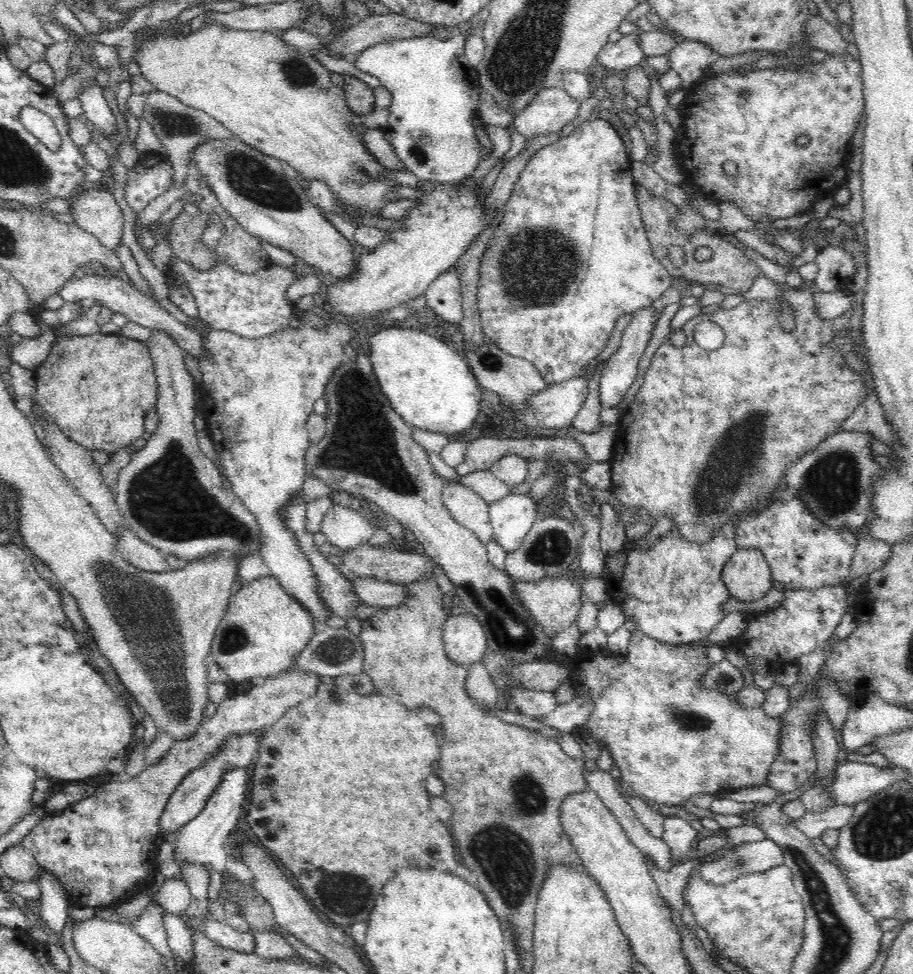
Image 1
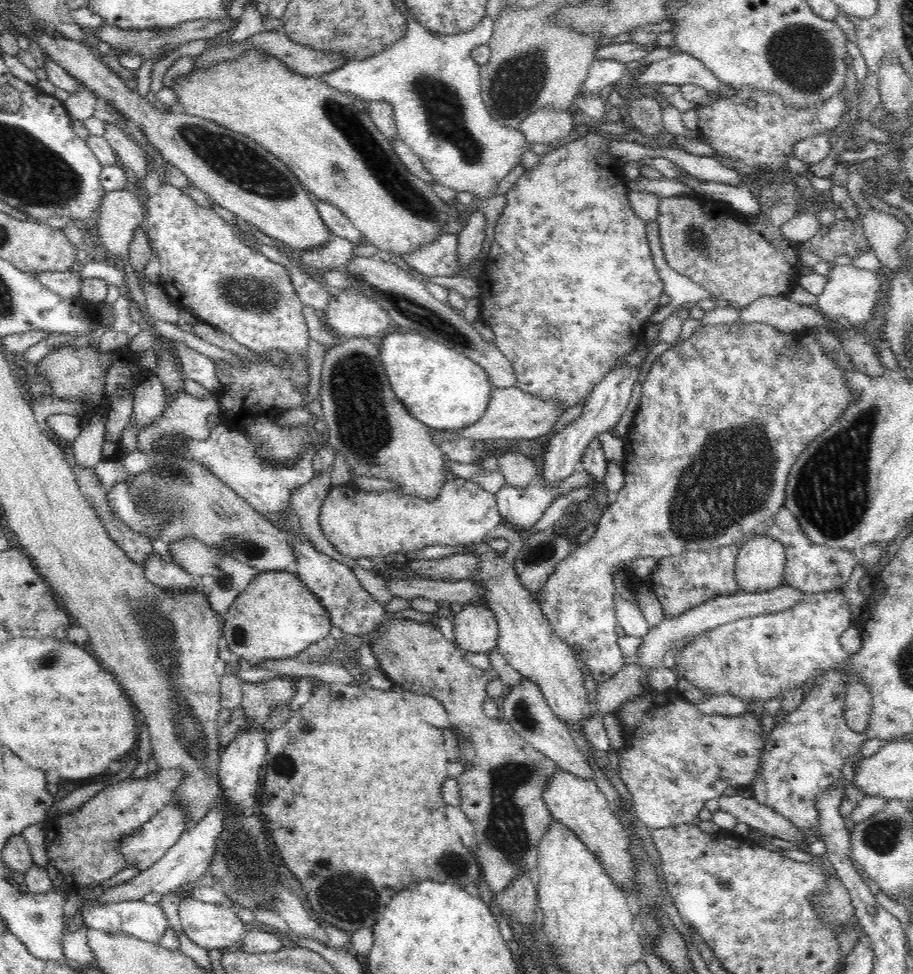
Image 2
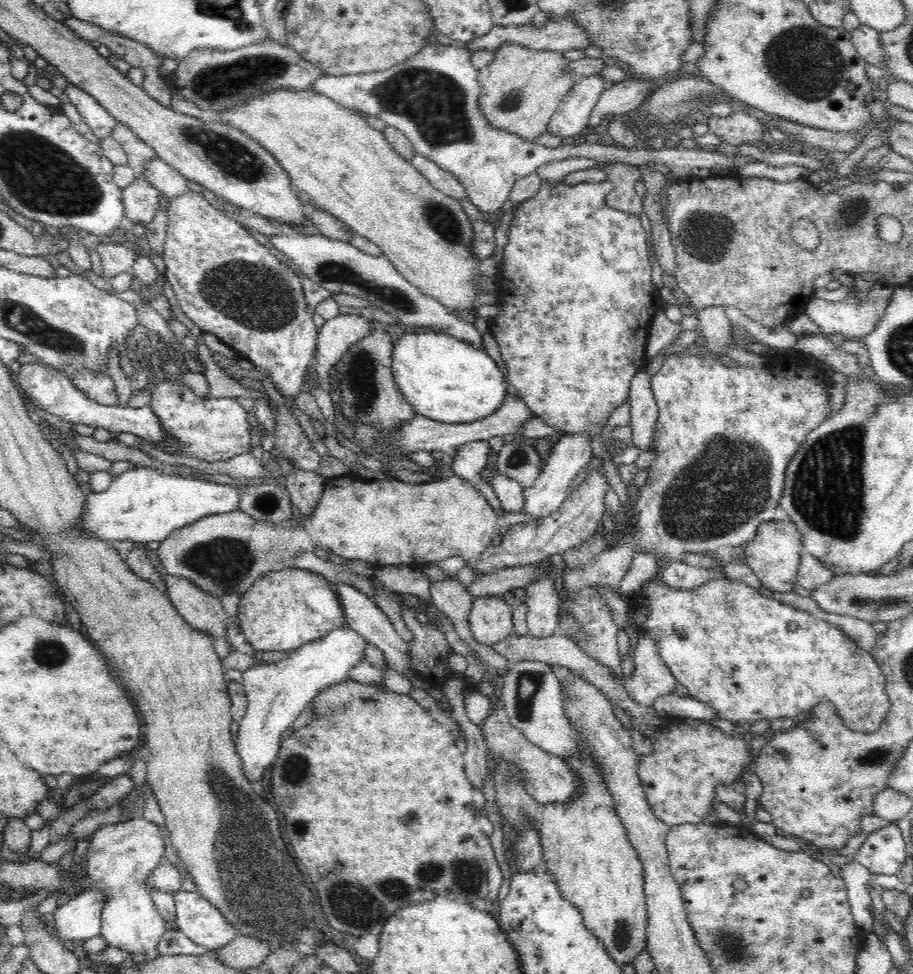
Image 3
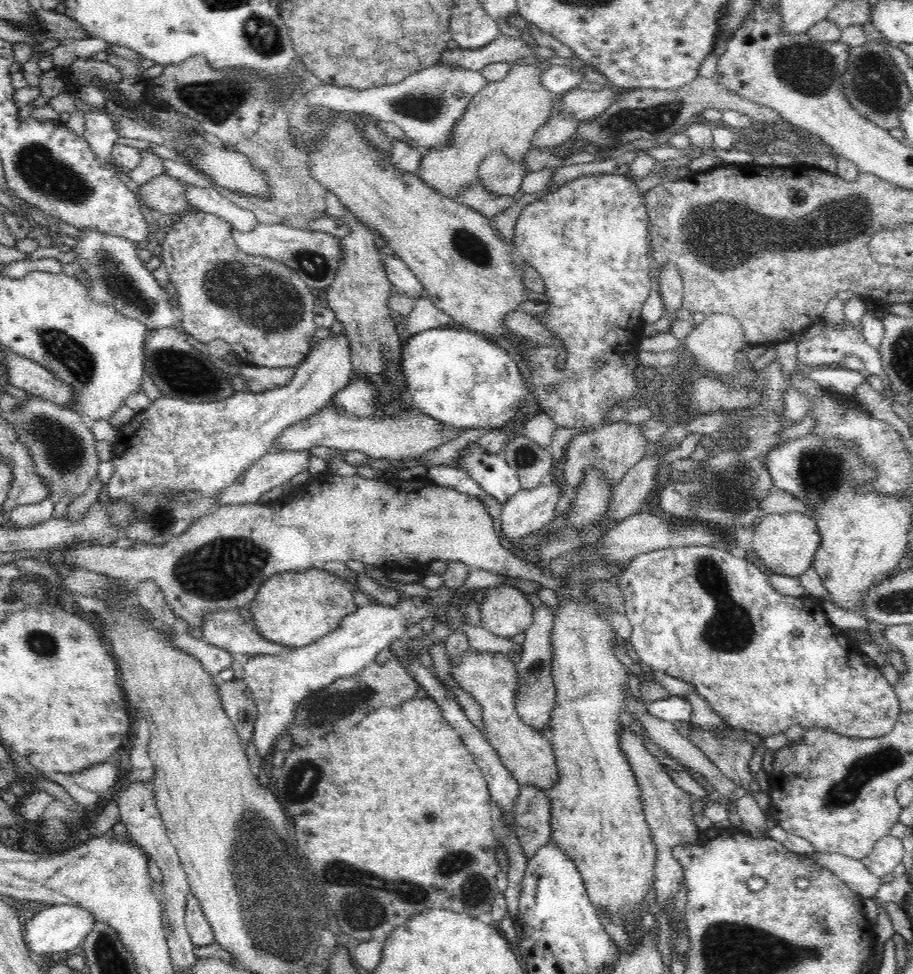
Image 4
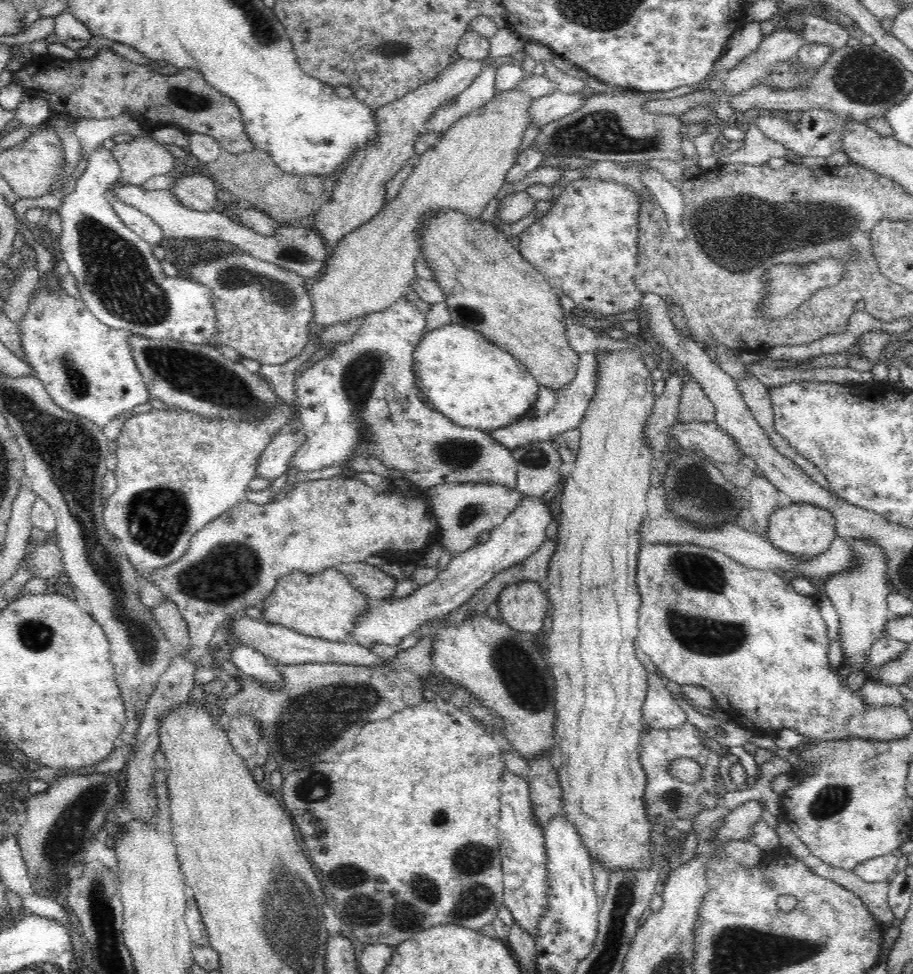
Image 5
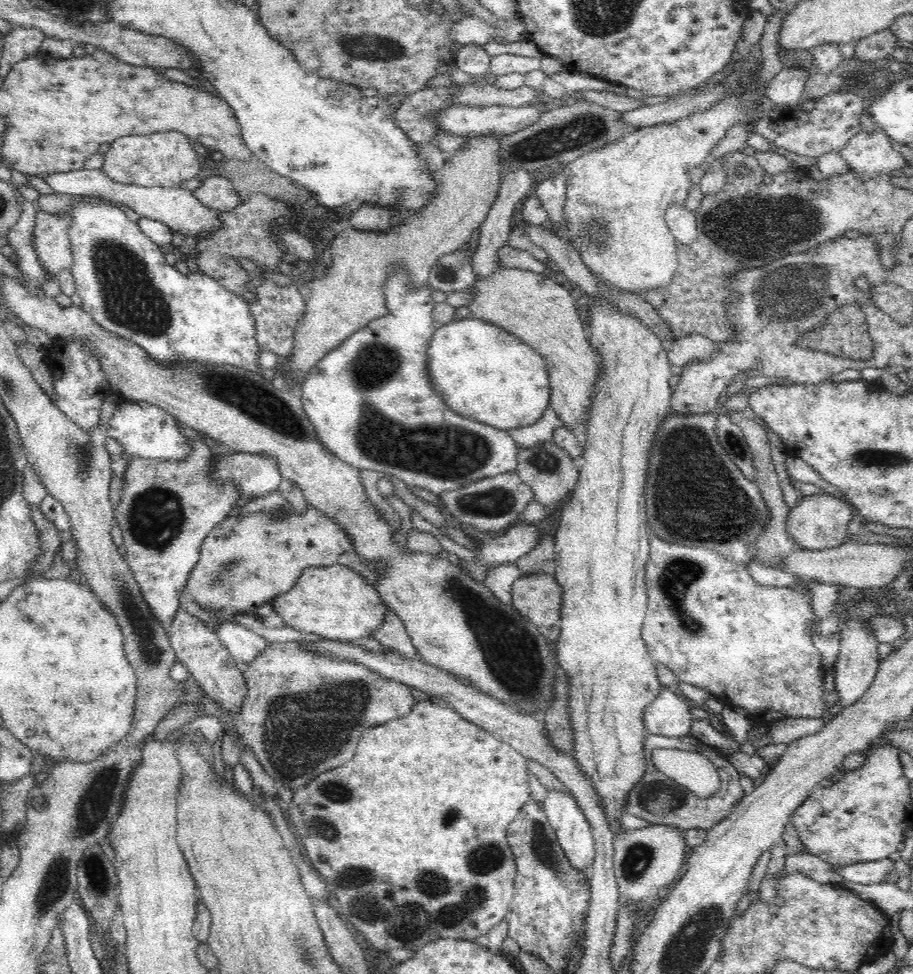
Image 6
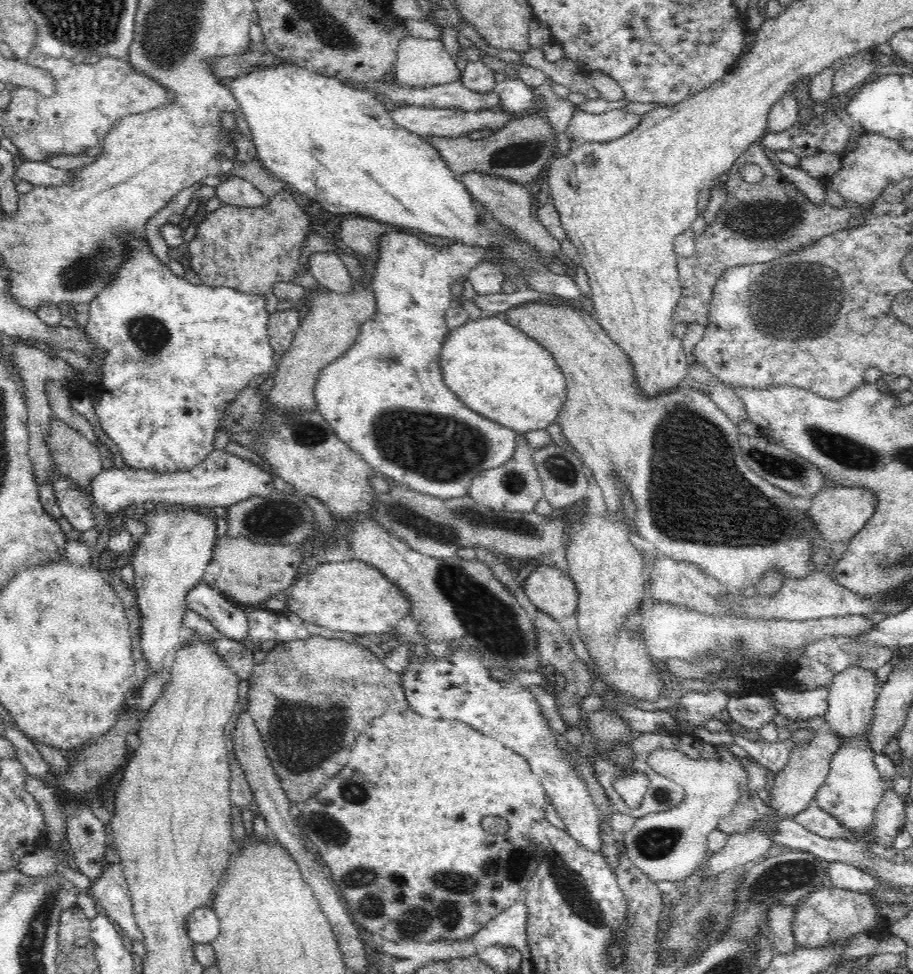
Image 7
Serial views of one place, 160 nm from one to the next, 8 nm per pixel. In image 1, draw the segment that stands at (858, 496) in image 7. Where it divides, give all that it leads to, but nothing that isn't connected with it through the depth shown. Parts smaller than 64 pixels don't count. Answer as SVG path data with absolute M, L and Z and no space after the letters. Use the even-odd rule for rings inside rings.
M739 548L724 564L722 581L732 598L752 602L765 598L774 580L762 551Z

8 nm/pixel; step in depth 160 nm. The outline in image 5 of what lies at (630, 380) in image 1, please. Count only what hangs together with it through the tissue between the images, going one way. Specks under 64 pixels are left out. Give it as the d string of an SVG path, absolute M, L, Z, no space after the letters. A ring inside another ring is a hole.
M524 496L522 504L512 514L508 514L508 518L498 528L489 531L485 539L472 548L452 556L446 569L440 570L433 581L421 587L415 586L414 591L404 599L372 604L369 612L358 618L349 641L368 648L376 644L398 646L405 636L422 628L424 622L428 624L438 617L450 616L453 611L468 603L500 571L532 556L547 539L546 528L552 518L548 504L543 503L541 497ZM252 646L232 648L232 661L244 674L262 681L268 689L277 691L283 685L282 673L276 671L276 666L267 659L264 653Z

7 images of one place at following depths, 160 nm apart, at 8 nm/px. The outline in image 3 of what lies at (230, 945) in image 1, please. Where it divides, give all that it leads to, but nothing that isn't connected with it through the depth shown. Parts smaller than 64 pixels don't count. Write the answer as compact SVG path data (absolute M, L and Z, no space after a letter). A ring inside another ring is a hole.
M182 889L174 894L174 900L178 929L196 944L216 950L238 936L237 930L222 916L222 913L197 891L189 892Z

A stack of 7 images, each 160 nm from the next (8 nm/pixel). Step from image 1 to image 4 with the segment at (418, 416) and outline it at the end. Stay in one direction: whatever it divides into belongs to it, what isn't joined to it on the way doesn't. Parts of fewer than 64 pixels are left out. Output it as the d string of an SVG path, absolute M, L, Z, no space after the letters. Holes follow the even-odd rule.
M440 327L411 335L401 350L412 407L450 428L499 428L514 420L530 395L516 359L480 333Z

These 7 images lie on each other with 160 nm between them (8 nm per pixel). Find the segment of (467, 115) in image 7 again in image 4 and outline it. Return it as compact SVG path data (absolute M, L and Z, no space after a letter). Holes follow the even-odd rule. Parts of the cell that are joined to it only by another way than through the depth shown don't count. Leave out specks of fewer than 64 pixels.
M609 85L598 91L574 88L563 93L558 110L560 113L572 113L578 121L596 118L604 114L620 92L620 89Z

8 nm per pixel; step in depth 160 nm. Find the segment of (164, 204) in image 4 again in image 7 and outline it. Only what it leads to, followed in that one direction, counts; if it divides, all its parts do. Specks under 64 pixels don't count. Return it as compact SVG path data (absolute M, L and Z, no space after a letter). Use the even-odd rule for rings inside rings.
M224 176L224 182L216 188L223 204L256 208L271 202L252 182L237 177Z

